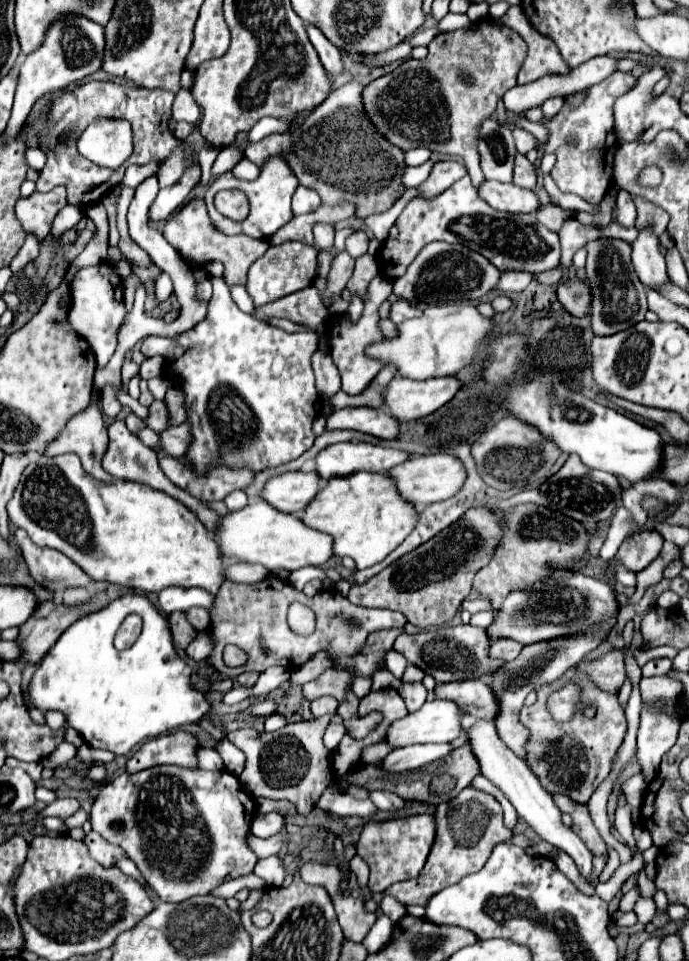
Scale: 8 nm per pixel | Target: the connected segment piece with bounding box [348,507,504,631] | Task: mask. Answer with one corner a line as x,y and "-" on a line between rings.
490,507
468,509
468,513
460,517
460,521
454,521
452,525
448,525
448,529
442,529
436,537
416,547
412,553
406,553
370,581
362,585
354,583
348,599
364,607
400,611
412,625
424,631
428,627
450,623
458,613
462,601
470,595
476,571
490,563
500,537
504,537
500,513

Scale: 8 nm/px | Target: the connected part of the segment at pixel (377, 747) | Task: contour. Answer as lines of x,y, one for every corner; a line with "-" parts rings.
386,742
368,746
362,750
362,761
365,765
374,765
383,760
393,750

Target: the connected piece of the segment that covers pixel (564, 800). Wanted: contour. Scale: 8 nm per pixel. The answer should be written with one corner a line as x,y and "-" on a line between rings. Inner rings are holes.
552,795
552,799
556,801
556,807
562,813
568,813
572,817
572,831
586,843
586,847
596,853
596,855
606,855
606,843
602,841
598,829
594,827
592,819
590,819
590,811
586,805
580,805
576,801
572,801
570,797
560,797
560,795

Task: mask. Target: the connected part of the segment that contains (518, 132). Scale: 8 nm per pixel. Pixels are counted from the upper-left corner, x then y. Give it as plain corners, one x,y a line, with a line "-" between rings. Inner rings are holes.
514,129
514,141
516,141
516,149
520,151
520,153
528,153
530,149
534,149
536,147
536,137
532,135
532,133
528,133
528,131
524,131
524,129

